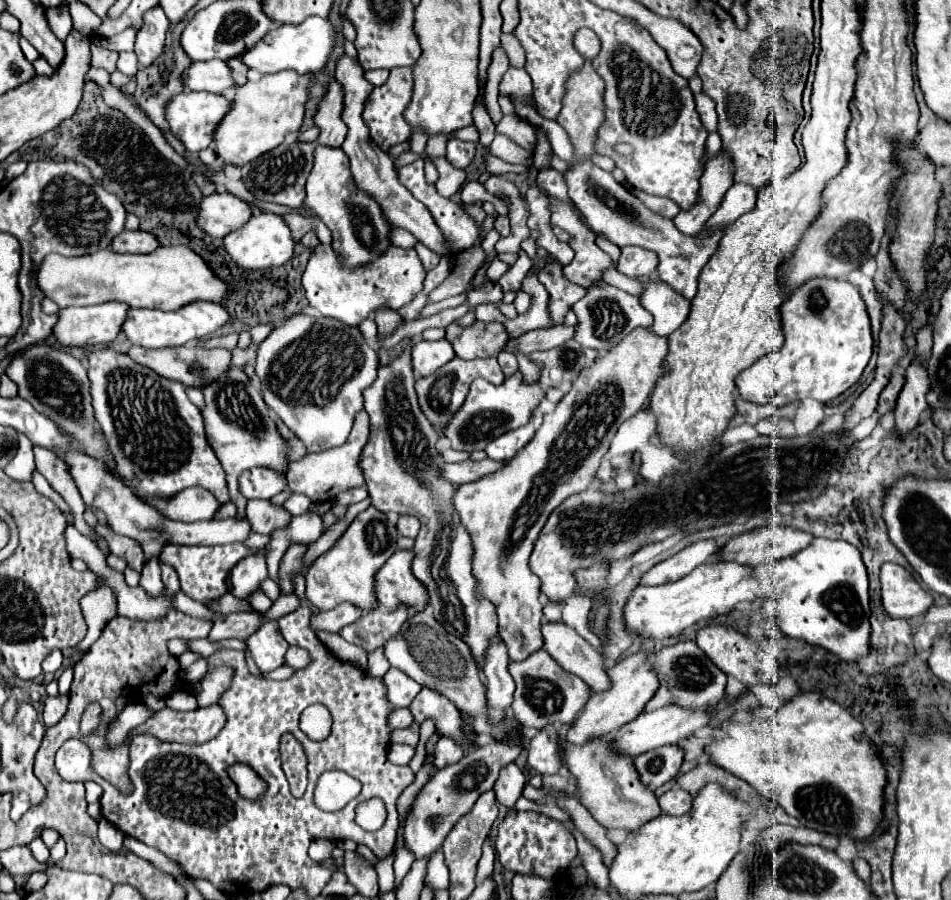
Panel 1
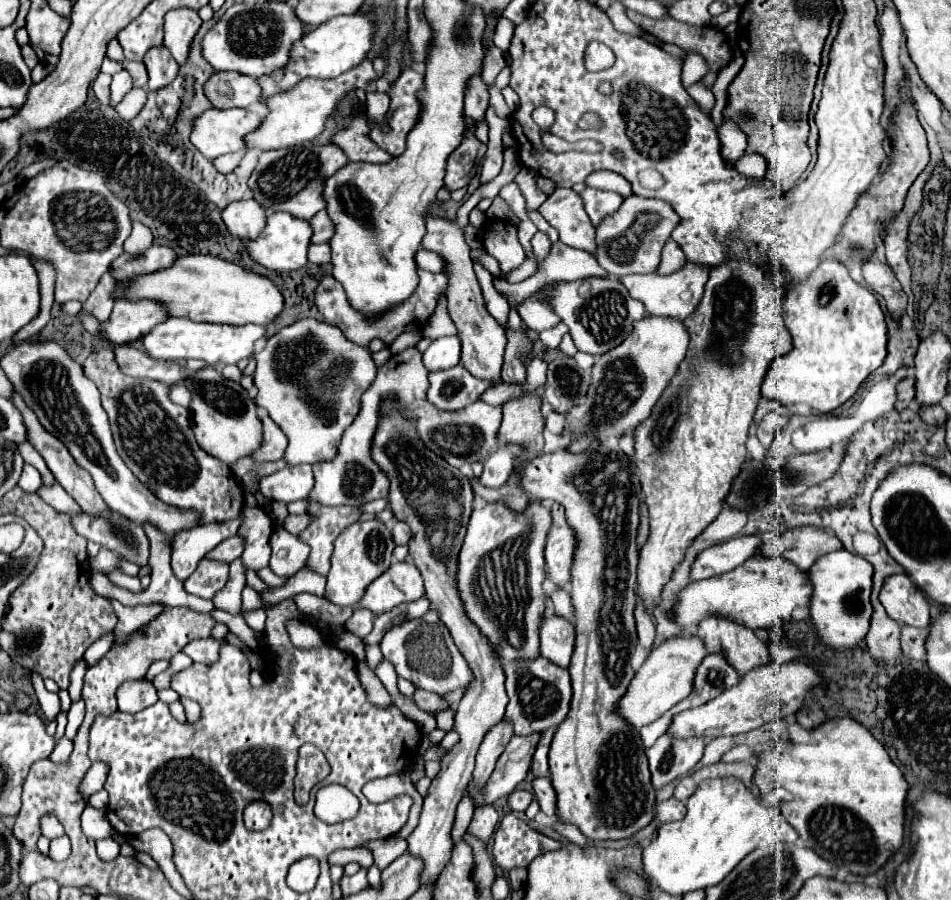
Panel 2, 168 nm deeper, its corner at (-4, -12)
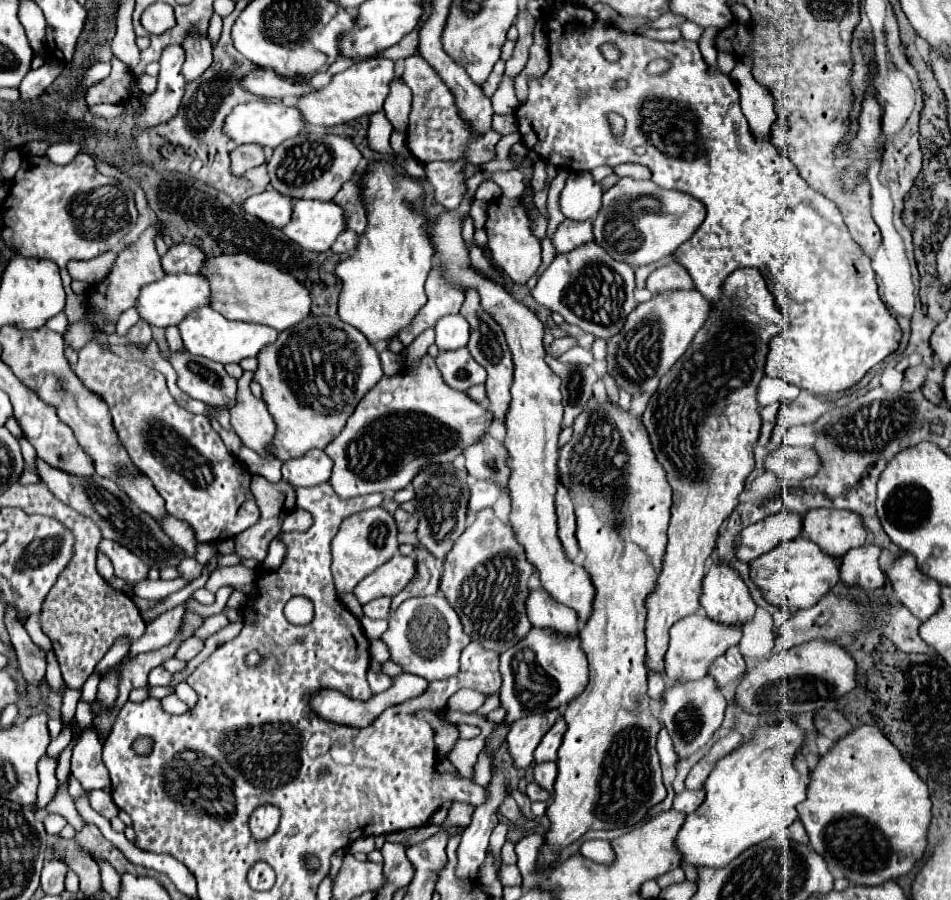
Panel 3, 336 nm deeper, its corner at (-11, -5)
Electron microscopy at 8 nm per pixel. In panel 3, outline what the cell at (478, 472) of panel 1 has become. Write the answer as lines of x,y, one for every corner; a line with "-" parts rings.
589,399
587,409
573,423
571,441
559,451
559,479
569,489
577,515
577,541
585,555
583,567
595,585
593,613
583,625
581,649
589,661
589,683
563,713
567,733
559,747
559,775
555,781
553,801
547,807
551,821
539,851
537,869
549,869
559,861
559,851
575,843
589,829
621,829
639,823
647,811
665,799
667,791
661,779
657,733
661,723
653,717
647,695
645,667
645,619
647,597
655,591
657,577
663,567
667,547
667,525
671,517
671,487
663,467
657,463
641,417
633,417
627,409
611,401
597,403

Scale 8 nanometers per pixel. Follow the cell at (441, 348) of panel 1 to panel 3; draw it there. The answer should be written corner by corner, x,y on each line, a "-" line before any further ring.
459,313
457,315
447,315
447,317
441,317
437,321
435,333
437,333
435,345
441,351
459,349
459,347
465,347
467,341
469,341
469,323

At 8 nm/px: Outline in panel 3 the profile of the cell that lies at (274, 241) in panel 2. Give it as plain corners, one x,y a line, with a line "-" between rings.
299,199
283,233
309,251
329,251
345,229
347,217
341,205
333,201

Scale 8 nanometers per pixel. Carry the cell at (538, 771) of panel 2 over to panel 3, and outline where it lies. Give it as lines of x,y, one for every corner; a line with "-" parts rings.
559,717
557,723
547,731
547,735
541,739
541,743
535,749
535,761
543,763
543,761
557,761
557,749
563,741
563,733
567,731
565,719

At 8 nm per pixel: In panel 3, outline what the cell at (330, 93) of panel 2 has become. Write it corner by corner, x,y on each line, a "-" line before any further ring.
383,57
363,59
361,63
353,65
351,69
337,73
331,79
331,83
325,85
321,91
301,97
297,107
303,113
307,127
313,127
313,125
333,127
333,125
347,123
347,121
353,121
359,117
369,117
383,109
383,101
389,95
389,83
393,79
397,79
393,61
383,59

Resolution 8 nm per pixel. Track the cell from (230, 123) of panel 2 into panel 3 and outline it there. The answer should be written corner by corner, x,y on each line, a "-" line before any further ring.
251,101
251,103
243,103
237,105
231,115
225,119
225,127
223,127
225,135
235,139
237,145
245,145
245,143
259,143
263,147
271,147
275,149
277,145
281,145
283,141
299,135
305,131
305,121
299,113
297,107
287,107
281,101

